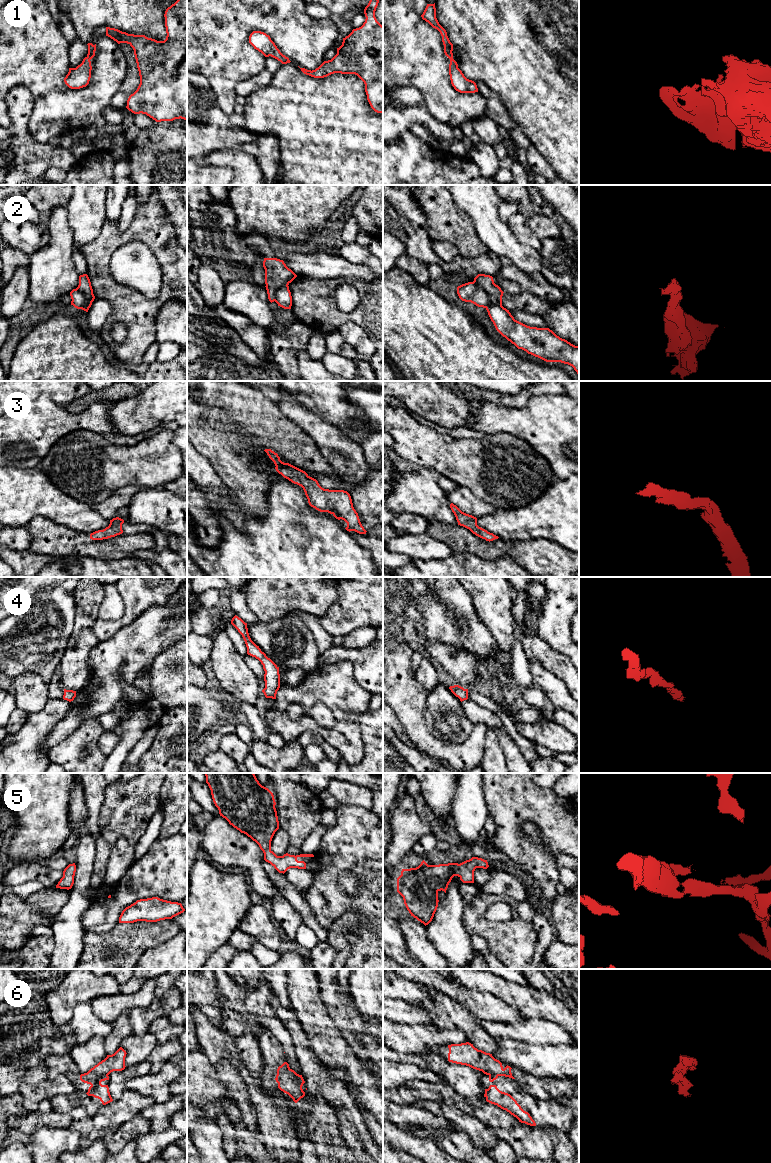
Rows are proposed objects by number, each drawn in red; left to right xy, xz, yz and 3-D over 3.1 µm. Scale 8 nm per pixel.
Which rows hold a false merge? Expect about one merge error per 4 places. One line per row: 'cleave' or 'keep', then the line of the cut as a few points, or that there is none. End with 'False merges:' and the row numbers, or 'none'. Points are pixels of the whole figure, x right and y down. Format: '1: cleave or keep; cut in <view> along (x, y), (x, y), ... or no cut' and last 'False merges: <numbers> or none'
1: keep; no cut
2: cleave; cut in yz along (473, 281), (494, 301), (486, 308)
3: keep; no cut
4: keep; no cut
5: keep; no cut
6: cleave; cut in xy along (107, 1074), (100, 1077), (91, 1086)
False merges: 2, 6

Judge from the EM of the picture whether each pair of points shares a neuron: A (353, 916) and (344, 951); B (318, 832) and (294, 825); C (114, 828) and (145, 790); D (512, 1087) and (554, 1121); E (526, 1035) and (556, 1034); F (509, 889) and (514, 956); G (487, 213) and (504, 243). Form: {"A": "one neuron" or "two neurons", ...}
{"A": "one neuron", "B": "two neurons", "C": "one neuron", "D": "one neuron", "E": "one neuron", "F": "two neurons", "G": "one neuron"}

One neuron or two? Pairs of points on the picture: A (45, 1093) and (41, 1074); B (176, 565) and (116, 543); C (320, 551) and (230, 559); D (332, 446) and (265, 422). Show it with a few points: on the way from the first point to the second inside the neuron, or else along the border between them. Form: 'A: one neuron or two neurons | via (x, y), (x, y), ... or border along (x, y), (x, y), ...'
A: two neurons | border along (47, 1079), (35, 1084), (22, 1083), (19, 1086)
B: two neurons | border along (155, 547), (140, 549), (131, 555)
C: one neuron | via (298, 559), (252, 559)
D: two neurons | border along (296, 423), (313, 440), (320, 453), (326, 459)

